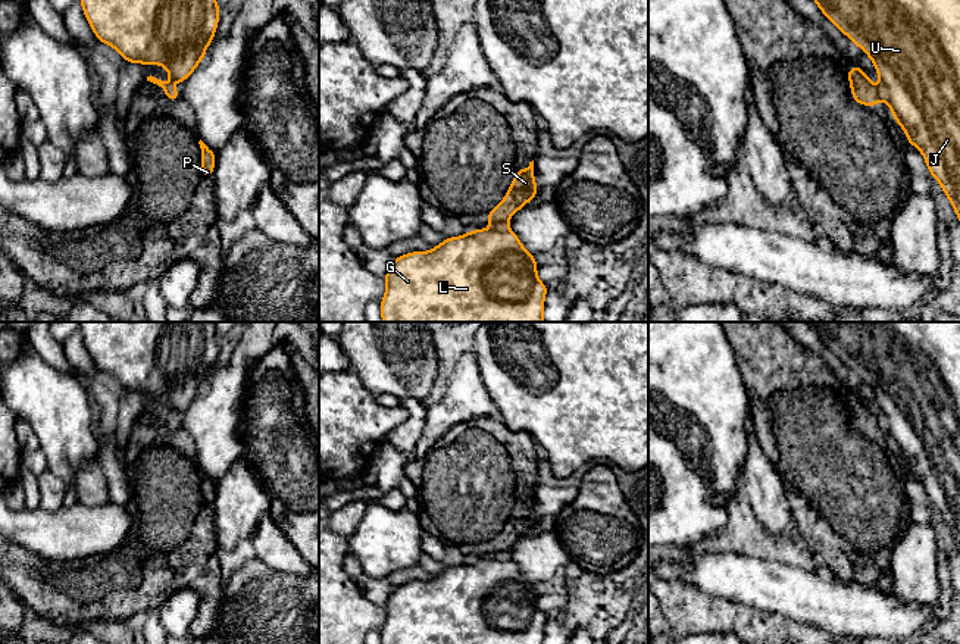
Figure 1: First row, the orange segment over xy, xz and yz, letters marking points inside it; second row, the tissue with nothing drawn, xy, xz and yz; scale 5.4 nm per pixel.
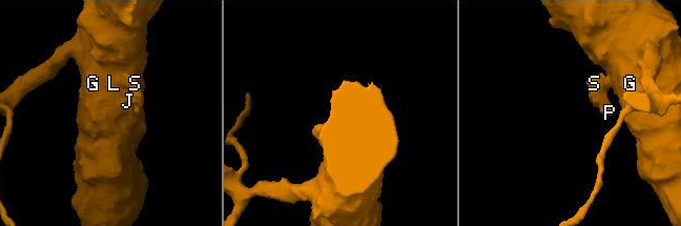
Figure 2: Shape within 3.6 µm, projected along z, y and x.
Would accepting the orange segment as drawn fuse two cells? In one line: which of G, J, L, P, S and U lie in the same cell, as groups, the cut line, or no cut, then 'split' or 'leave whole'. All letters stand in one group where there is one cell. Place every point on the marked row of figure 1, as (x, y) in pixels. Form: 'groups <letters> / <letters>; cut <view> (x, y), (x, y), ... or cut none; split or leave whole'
groups G J L U / P S; cut xy (172, 87), (163, 88); split

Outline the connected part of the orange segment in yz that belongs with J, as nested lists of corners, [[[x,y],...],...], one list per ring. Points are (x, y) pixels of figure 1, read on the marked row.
[[[960,0],[814,1],[872,59],[906,141],[923,154],[960,221]]]

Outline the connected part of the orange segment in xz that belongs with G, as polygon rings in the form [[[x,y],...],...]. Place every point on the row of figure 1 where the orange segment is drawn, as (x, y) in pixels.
[[[495,226],[492,229],[470,229],[460,237],[448,237],[429,251],[410,251],[394,257],[384,279],[387,291],[381,298],[382,322],[545,322],[544,300],[548,287],[537,278],[538,263],[520,243],[519,237],[507,226]]]

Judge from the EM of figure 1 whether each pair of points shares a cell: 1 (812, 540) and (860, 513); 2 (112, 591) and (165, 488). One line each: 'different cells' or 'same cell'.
1: same cell
2: same cell

